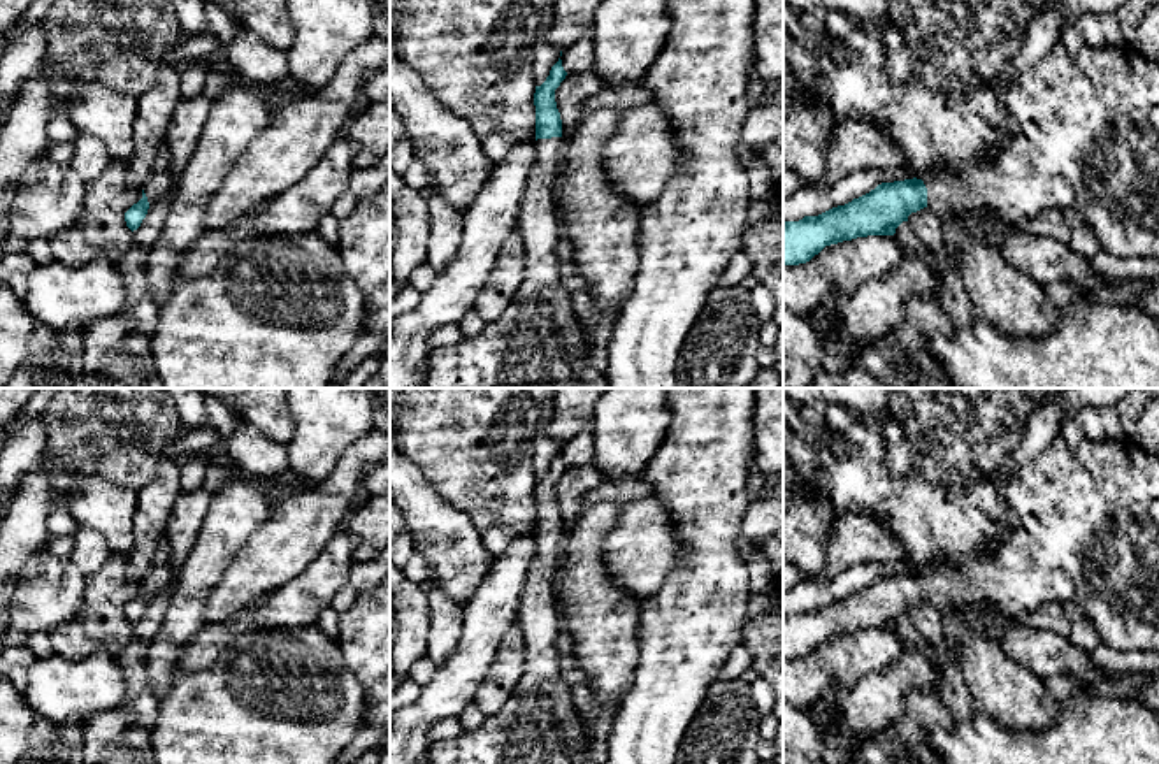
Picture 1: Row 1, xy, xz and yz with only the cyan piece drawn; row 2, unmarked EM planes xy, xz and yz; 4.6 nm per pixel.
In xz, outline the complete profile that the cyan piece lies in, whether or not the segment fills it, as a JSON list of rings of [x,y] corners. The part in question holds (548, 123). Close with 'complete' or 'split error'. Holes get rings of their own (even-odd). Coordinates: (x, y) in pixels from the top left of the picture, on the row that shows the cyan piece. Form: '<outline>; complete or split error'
[[[562,60],[550,76],[536,86],[536,160],[527,191],[520,204],[518,234],[525,246],[525,274],[504,313],[474,337],[464,337],[453,346],[430,350],[423,388],[608,388],[604,372],[590,360],[583,327],[572,307],[571,292],[562,285],[557,244],[562,223],[557,204],[564,139],[555,90],[567,72]]]; split error

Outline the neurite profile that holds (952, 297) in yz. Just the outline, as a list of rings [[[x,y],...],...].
[[[954,263],[941,279],[941,286],[934,292],[934,299],[948,316],[952,325],[968,327],[975,321],[973,302],[962,283],[962,276]]]

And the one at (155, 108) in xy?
[[[162,65],[153,86],[137,98],[133,156],[126,162],[125,174],[128,188],[146,188],[155,172],[155,156],[167,139],[172,112],[181,100],[181,67]]]

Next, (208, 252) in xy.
[[[342,133],[292,188],[260,204],[227,228],[205,232],[186,248],[177,277],[209,274],[223,262],[230,244],[249,237],[318,232],[320,221],[330,214],[335,198],[349,190],[358,149],[358,144]]]

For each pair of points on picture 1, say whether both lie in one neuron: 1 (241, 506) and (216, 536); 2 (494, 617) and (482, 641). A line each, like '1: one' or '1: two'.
1: one
2: one

